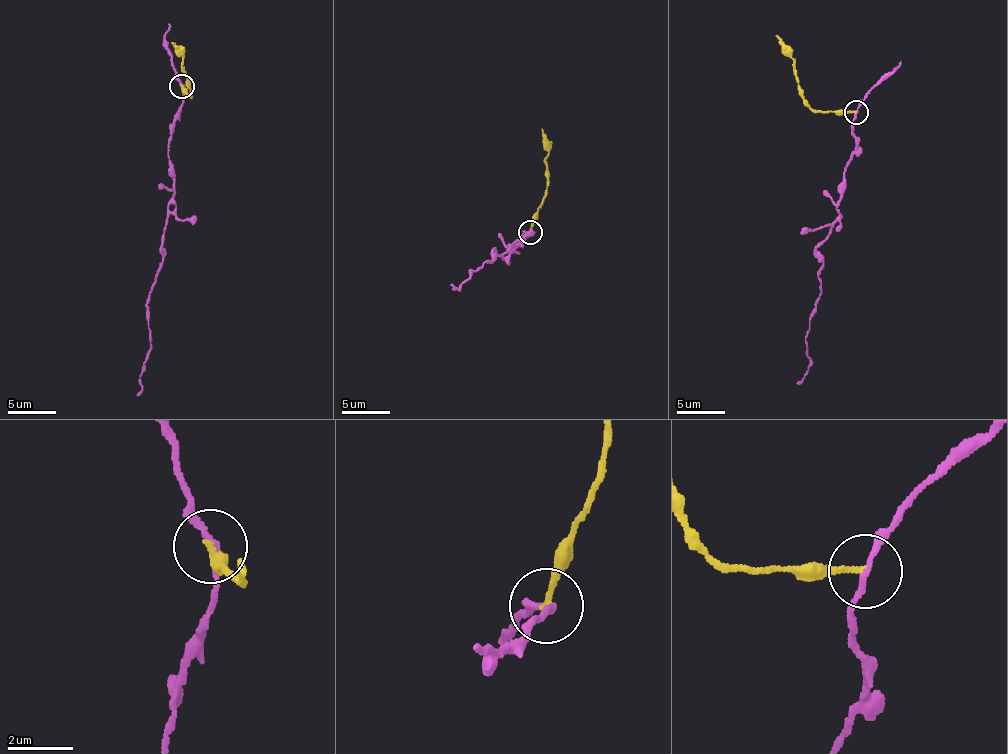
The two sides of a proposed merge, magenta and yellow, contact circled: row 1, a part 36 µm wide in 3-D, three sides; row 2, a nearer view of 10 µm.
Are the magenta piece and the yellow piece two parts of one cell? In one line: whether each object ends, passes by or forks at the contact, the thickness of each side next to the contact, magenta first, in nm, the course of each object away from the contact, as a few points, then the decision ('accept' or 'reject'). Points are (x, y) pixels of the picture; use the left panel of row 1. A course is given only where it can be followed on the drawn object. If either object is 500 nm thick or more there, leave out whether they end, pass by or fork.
magenta passes by; yellow ends there; 160 nm thick on the magenta side, 190 nm on the other; magenta runs (182, 85), (182, 110), (169, 139), (175, 186), (167, 208), (163, 262), (147, 307), (151, 342), (137, 395); yellow runs (182, 85), (182, 93), (190, 95), (181, 66), (182, 50), (171, 44); reject

